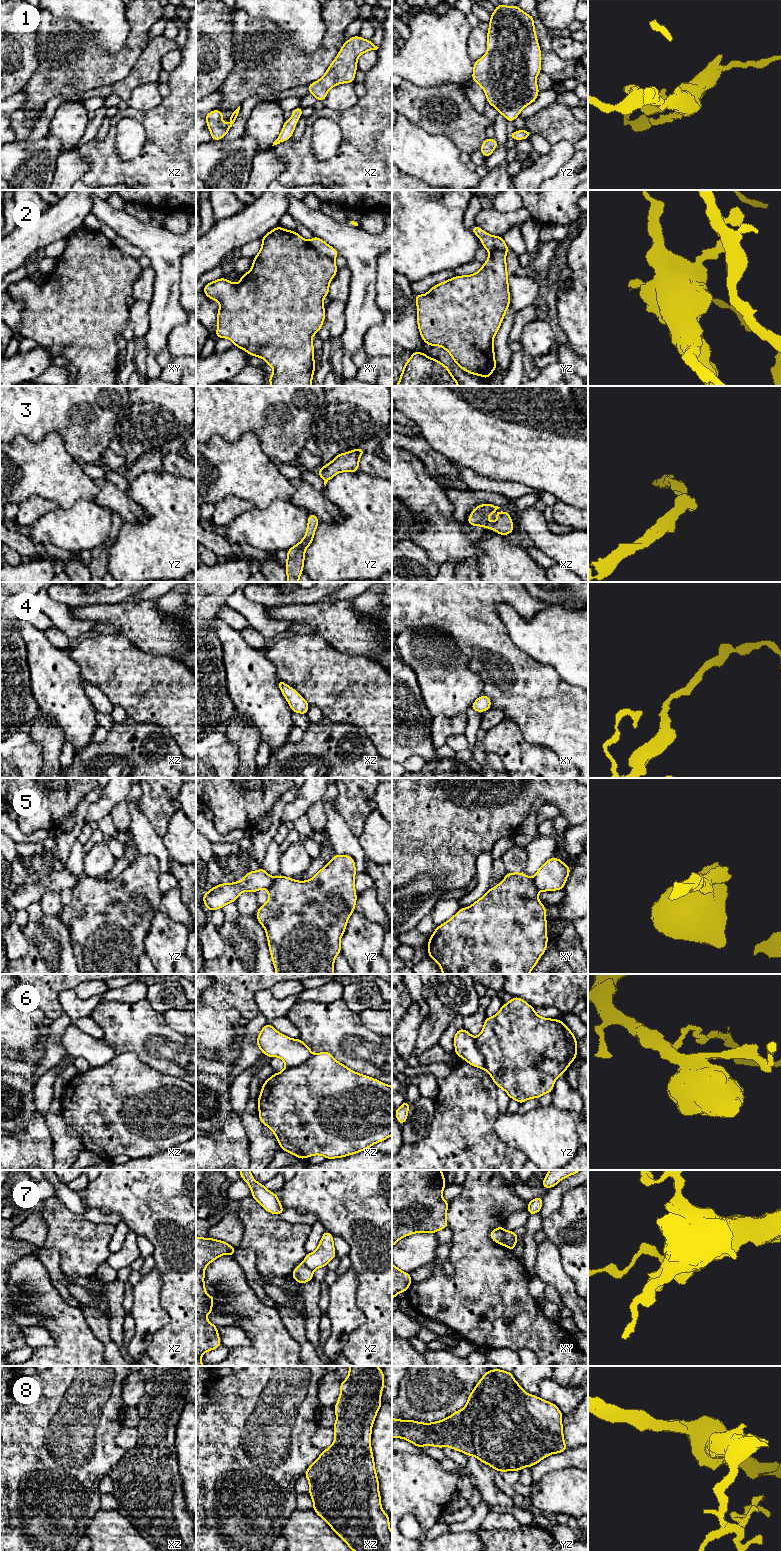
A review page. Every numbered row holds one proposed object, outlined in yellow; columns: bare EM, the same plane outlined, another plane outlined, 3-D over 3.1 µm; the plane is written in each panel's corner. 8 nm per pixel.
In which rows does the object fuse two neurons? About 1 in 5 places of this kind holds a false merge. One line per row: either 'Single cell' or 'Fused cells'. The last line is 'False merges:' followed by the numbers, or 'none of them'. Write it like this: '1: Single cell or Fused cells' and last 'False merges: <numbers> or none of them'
1: Single cell
2: Fused cells
3: Single cell
4: Single cell
5: Single cell
6: Fused cells
7: Fused cells
8: Single cell
False merges: 2, 6, 7

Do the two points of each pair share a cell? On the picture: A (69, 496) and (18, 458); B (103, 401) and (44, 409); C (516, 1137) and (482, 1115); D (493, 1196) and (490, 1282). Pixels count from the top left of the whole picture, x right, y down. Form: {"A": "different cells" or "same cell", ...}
{"A": "same cell", "B": "same cell", "C": "different cells", "D": "same cell"}

